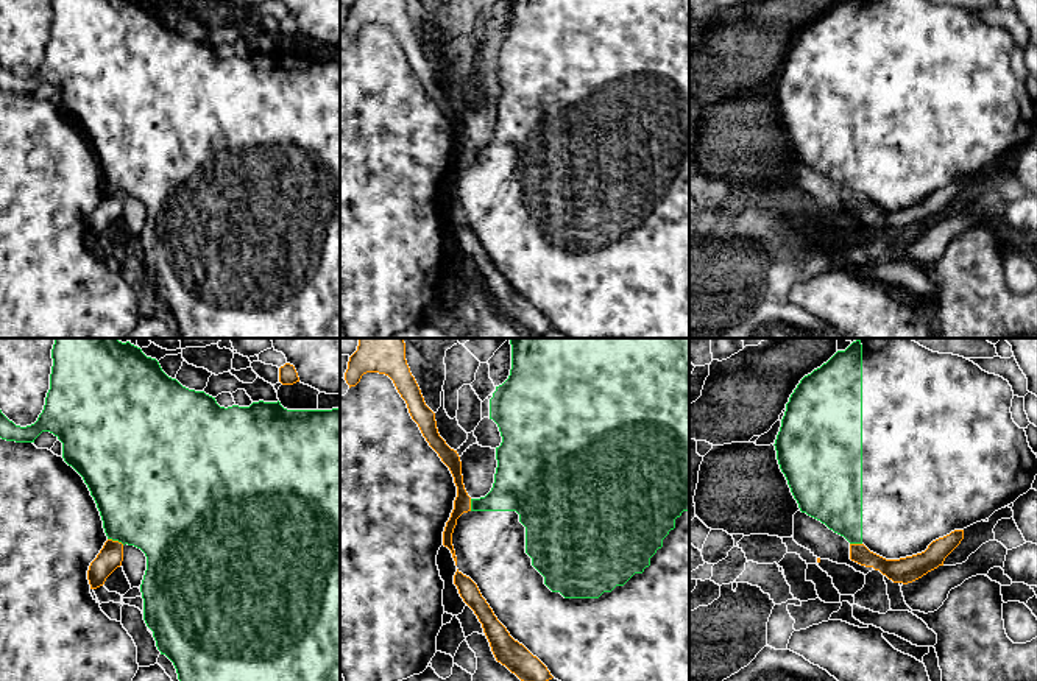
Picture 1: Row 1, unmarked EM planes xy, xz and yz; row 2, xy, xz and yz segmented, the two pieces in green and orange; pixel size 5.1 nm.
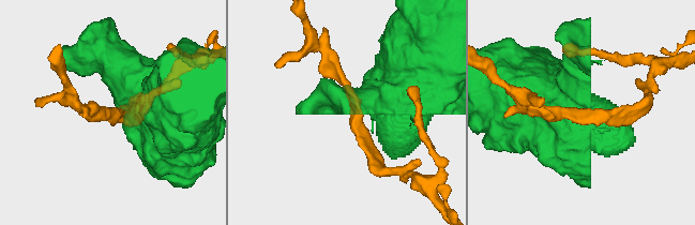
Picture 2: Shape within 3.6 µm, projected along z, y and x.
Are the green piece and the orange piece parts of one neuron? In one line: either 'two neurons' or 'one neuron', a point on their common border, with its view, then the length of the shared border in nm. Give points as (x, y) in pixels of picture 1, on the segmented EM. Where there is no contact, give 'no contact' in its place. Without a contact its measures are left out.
two neurons | xy (116, 539) | 90 nm

